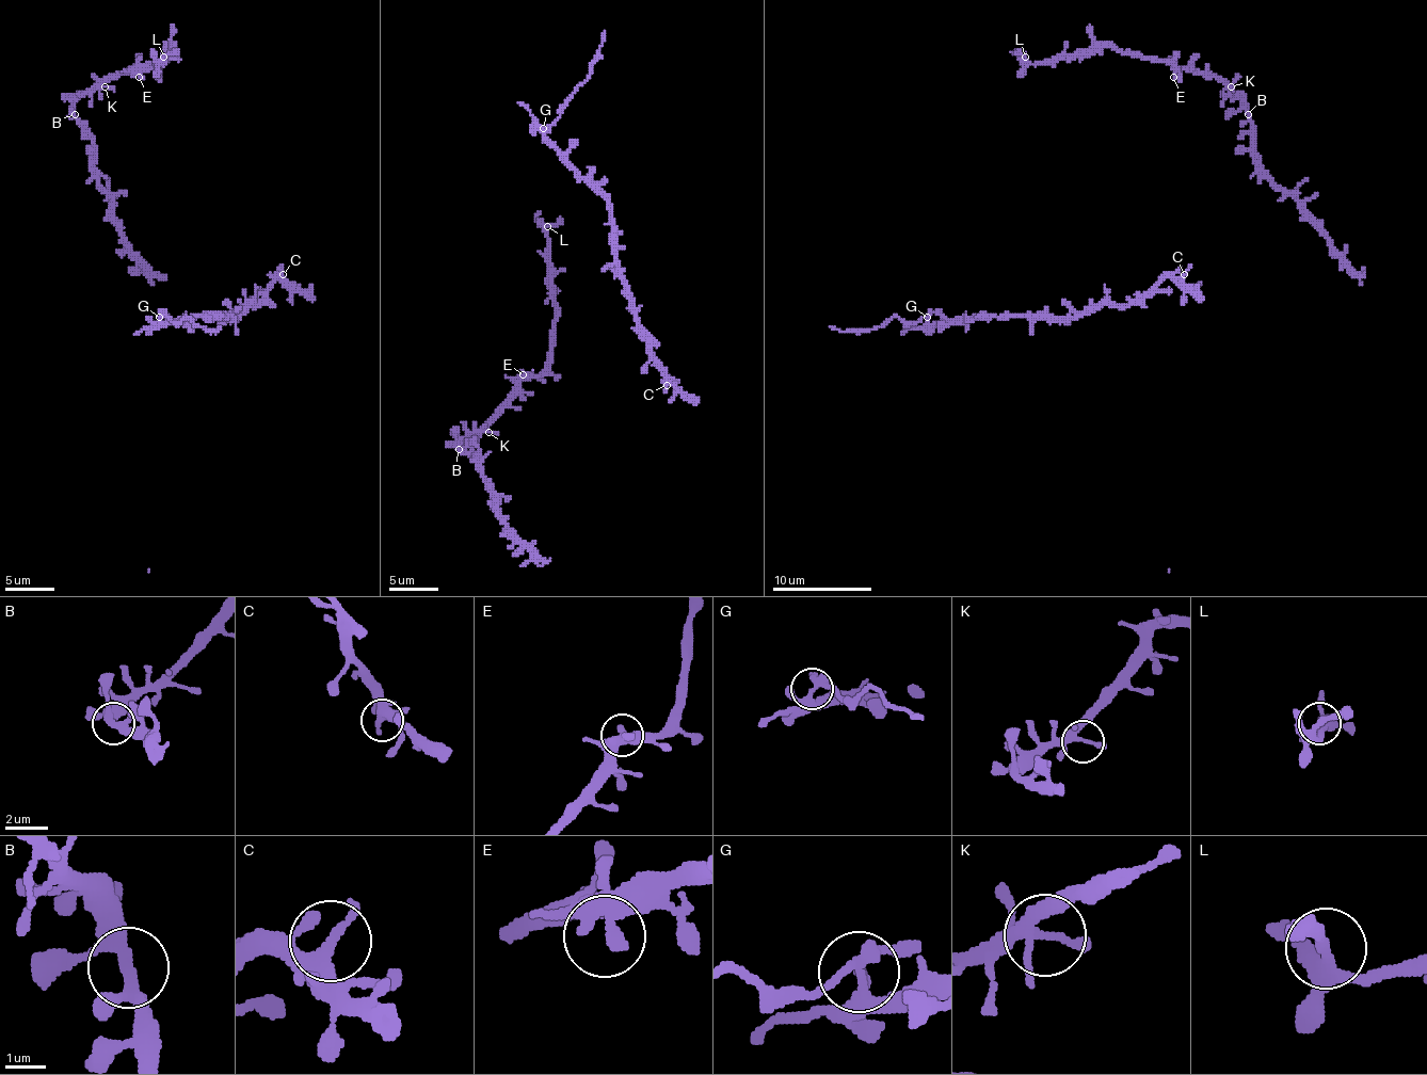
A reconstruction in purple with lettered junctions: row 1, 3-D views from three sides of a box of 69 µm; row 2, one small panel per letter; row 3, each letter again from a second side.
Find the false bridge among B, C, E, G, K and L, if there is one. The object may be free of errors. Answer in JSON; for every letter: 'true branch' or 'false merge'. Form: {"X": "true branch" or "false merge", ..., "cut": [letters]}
{"B": "true branch", "C": "true branch", "E": "true branch", "G": "false merge", "K": "true branch", "L": "true branch", "cut": ["G"]}

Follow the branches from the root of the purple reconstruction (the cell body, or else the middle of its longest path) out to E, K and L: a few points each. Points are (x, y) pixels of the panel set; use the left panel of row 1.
E: (151, 270), (114, 215), (94, 169), (92, 133), (75, 114), (75, 103), (109, 77), (129, 69), (139, 77)
K: (151, 270), (131, 250), (114, 215), (114, 201), (94, 169), (92, 133), (75, 114), (84, 94), (105, 86)
L: (151, 270), (114, 215), (75, 103), (171, 47), (163, 57)

